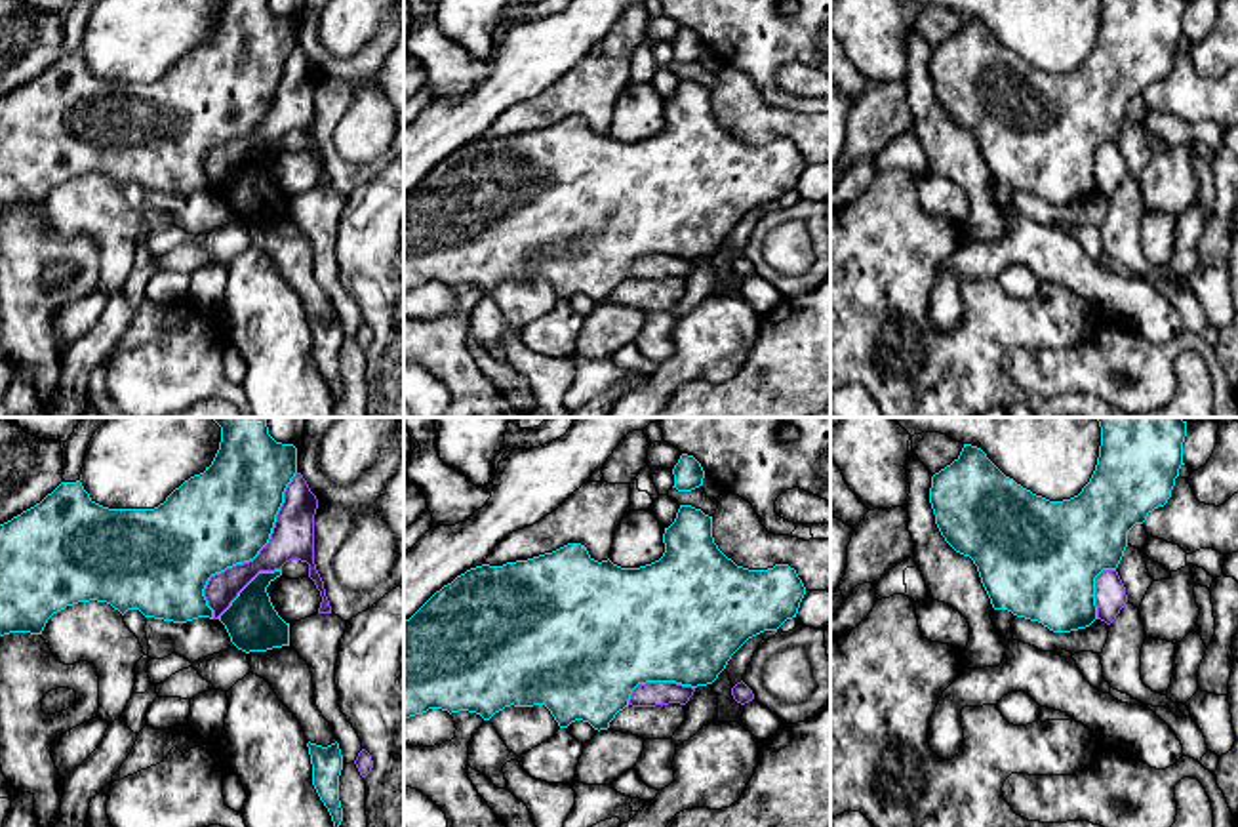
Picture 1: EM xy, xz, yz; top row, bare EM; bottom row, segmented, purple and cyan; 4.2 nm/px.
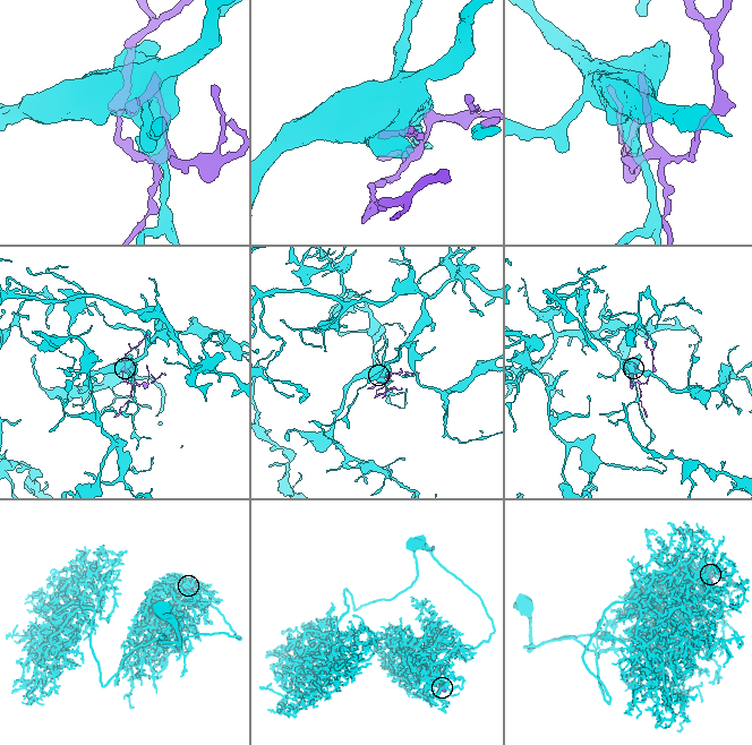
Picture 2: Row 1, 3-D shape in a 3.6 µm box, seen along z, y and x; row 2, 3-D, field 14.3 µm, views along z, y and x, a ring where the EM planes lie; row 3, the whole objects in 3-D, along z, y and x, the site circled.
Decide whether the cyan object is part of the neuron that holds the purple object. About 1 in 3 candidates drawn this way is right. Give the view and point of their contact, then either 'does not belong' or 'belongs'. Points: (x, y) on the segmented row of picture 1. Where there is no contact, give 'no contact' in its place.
xy (256, 557) | does not belong

